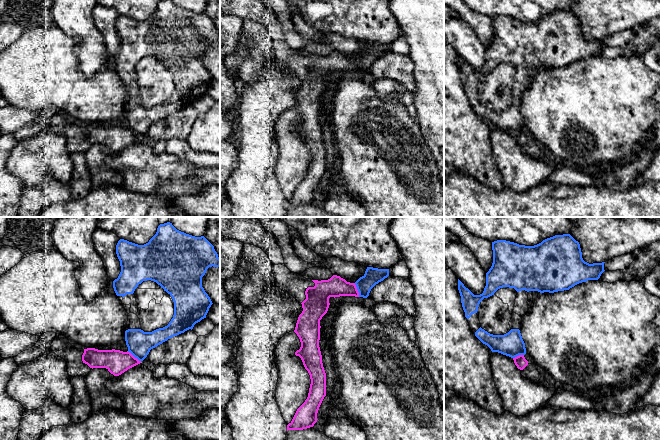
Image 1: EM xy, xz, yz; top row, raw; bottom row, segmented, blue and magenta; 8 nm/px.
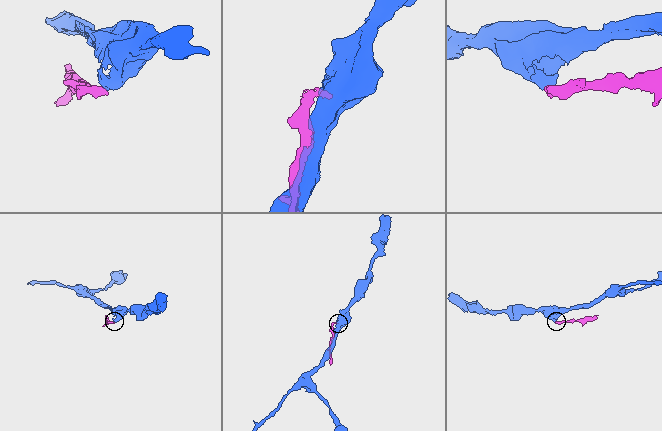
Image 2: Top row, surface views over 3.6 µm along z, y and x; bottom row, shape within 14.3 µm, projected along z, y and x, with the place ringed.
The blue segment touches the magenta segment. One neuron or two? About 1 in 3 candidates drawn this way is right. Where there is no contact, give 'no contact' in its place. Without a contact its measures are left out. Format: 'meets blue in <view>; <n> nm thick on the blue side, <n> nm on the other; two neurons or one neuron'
meets blue in xz; 140 nm thick on the blue side, 160 nm on the other; two neurons

